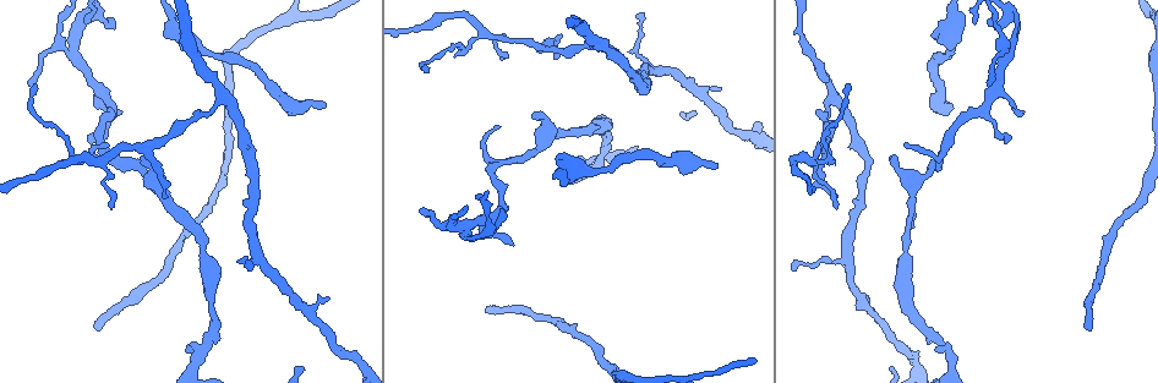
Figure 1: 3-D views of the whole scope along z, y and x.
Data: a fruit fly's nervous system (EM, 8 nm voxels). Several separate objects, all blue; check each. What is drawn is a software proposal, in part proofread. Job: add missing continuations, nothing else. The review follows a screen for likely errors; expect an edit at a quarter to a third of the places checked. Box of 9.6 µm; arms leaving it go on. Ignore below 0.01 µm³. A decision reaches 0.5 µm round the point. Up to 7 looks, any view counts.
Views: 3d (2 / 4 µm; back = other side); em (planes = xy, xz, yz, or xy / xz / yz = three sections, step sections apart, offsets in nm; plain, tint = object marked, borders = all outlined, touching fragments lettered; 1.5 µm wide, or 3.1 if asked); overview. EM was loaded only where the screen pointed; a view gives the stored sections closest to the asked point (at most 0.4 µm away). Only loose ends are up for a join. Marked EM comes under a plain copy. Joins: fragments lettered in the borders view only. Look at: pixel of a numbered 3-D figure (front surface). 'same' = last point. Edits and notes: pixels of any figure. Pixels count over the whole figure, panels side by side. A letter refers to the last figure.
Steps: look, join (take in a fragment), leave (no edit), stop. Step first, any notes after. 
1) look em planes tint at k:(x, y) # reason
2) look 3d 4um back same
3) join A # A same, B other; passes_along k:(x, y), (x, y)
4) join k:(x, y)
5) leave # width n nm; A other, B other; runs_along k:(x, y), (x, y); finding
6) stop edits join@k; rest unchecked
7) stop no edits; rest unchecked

look em planes tint at 1:(88, 137) # branch stops here

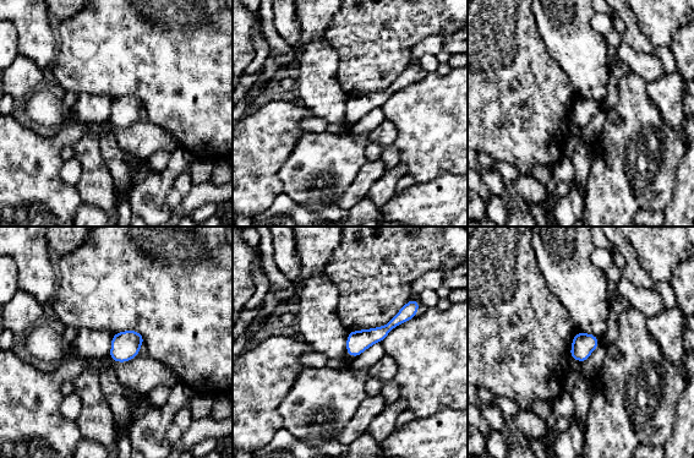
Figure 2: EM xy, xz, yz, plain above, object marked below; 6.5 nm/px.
look em planes borders same # see the neighbours

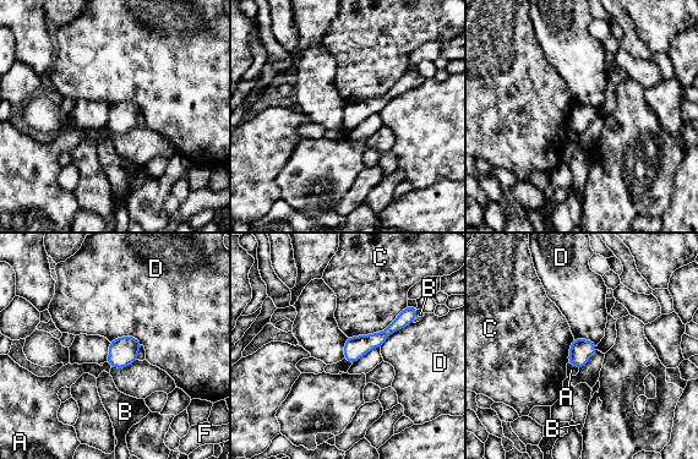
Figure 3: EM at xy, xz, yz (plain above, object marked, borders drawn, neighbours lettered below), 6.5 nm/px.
leave # width 150 nm; A other, B other, C other, D other, F other; border 3:(109, 340), (134, 335), (143, 345); none of them fits

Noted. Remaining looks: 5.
look 3d 2um at 1:(718, 167) # an open end

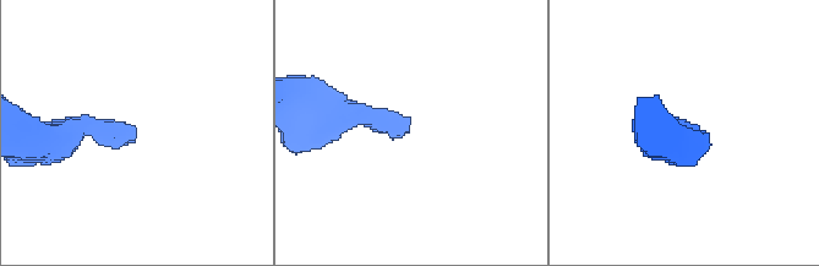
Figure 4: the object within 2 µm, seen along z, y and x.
look em planes borders at 4:(132, 140) # now the EM

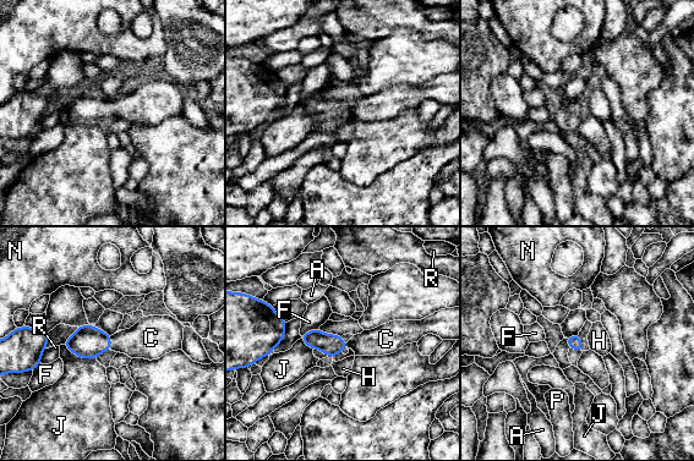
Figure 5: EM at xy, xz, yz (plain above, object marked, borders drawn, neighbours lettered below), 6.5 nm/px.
join C # A other, C same, F other, H other, J other, N other, P other, R other; passes_along 5:(88, 341), (110, 342), (148, 339); the neuron continues

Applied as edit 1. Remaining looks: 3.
look overview # see it whole again

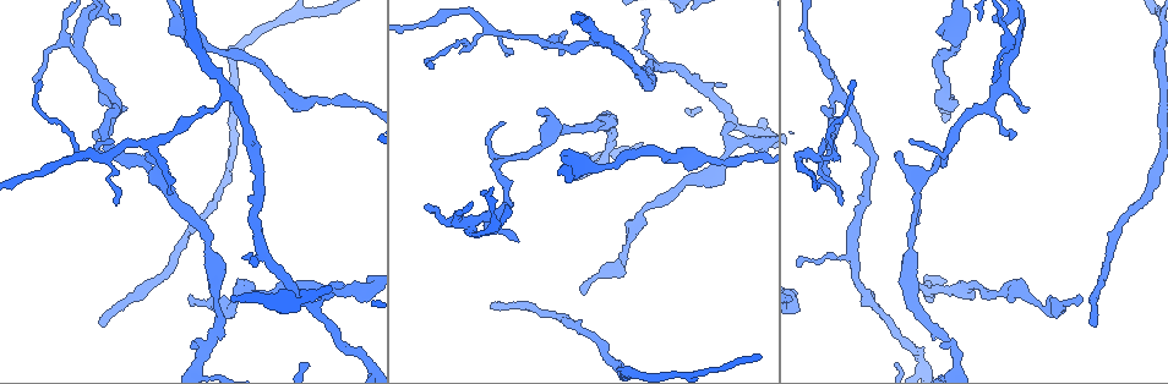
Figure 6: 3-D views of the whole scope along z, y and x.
look 3d 4um at 6:(492, 305) # free end

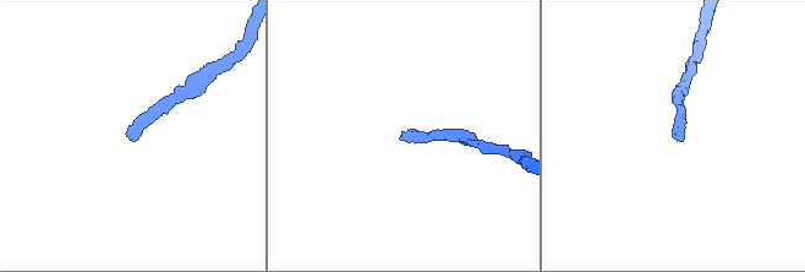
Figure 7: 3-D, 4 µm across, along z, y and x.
look em xz step 4 borders at 7:(133, 141) # shape alone is not enough

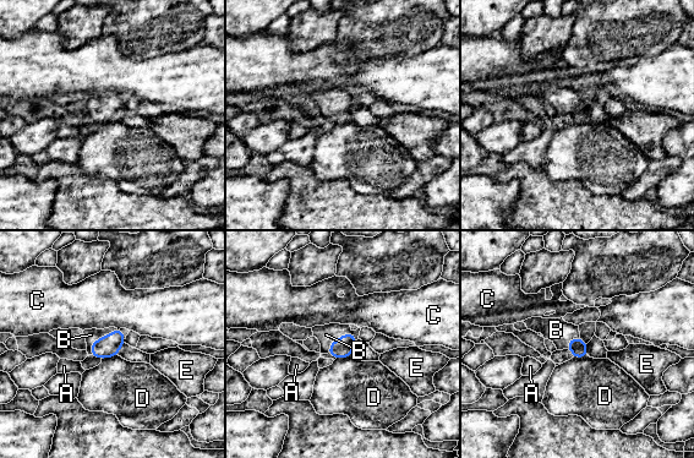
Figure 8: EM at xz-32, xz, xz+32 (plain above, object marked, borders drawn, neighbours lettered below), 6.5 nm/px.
join B # width 120 nm; A other, B same, C other, D other, E other; passes_along 8:(342, 348), (338, 338), (326, 334); the neuron continues

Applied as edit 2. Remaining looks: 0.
stop edits join@5, join@8; rest unchecked

